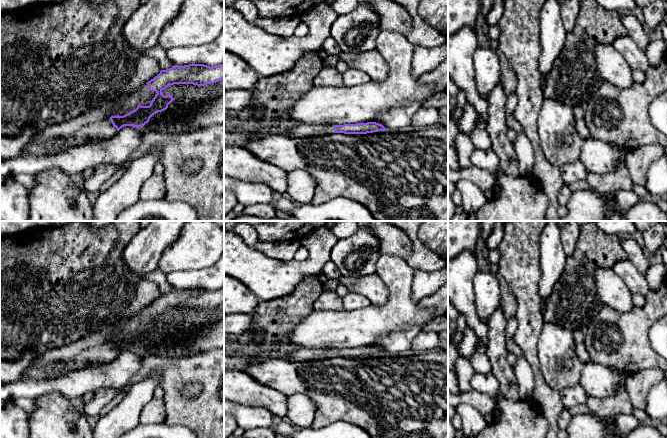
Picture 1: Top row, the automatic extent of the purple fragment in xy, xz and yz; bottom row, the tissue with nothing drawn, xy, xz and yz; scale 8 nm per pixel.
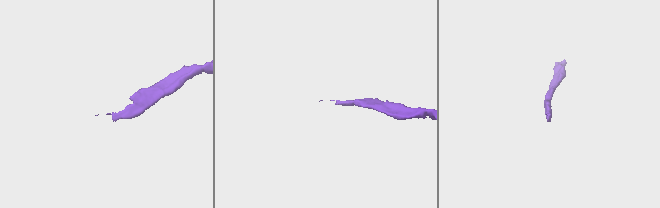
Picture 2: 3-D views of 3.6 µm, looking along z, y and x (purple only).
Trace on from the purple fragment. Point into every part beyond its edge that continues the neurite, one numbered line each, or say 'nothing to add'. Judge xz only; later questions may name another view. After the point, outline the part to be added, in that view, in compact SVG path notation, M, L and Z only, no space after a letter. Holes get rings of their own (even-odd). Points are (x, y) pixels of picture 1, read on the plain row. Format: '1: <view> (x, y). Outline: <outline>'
1: xz (302, 354). Outline: M300 348L294 352L289 362L301 362L301 361L320 361L324 359L335 358L334 349L306 349Z

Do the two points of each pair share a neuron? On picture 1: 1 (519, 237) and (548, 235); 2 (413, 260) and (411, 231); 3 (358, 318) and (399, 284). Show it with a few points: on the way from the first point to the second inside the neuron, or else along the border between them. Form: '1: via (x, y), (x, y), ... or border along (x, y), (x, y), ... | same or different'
1: border along (541, 231), (540, 260) | different
2: via (416, 253), (414, 238) | same
3: via (371, 318), (378, 318), (399, 297) | same

